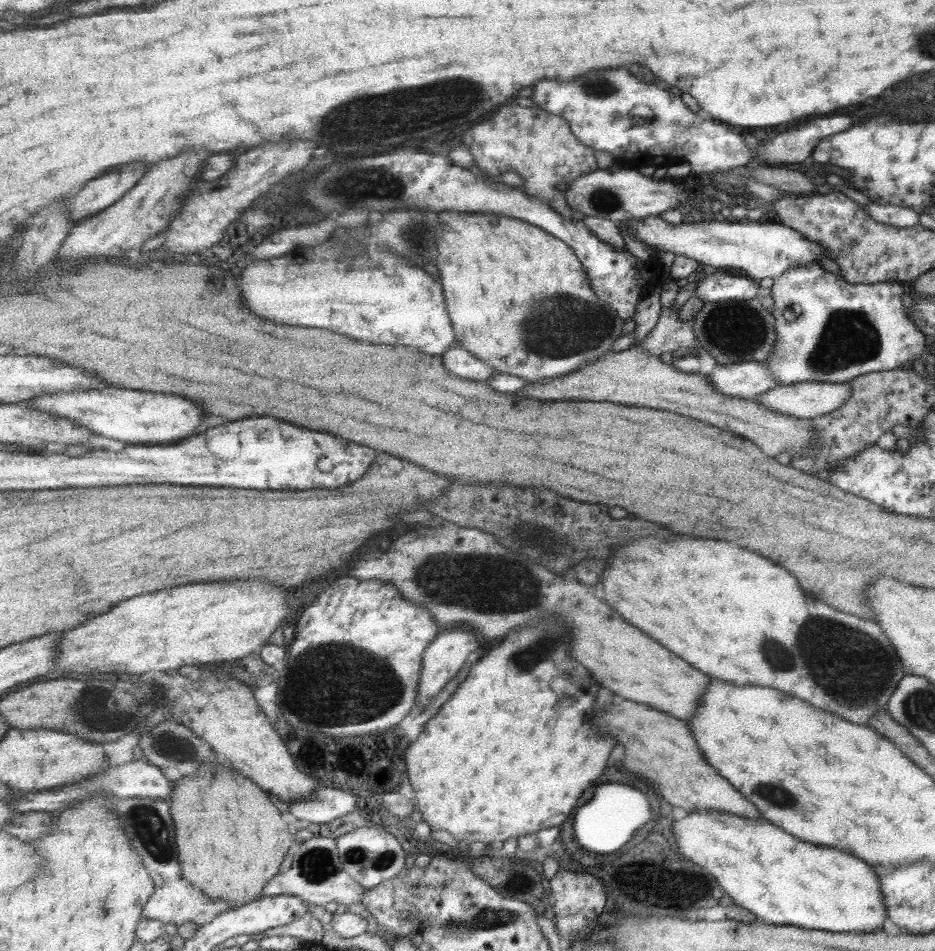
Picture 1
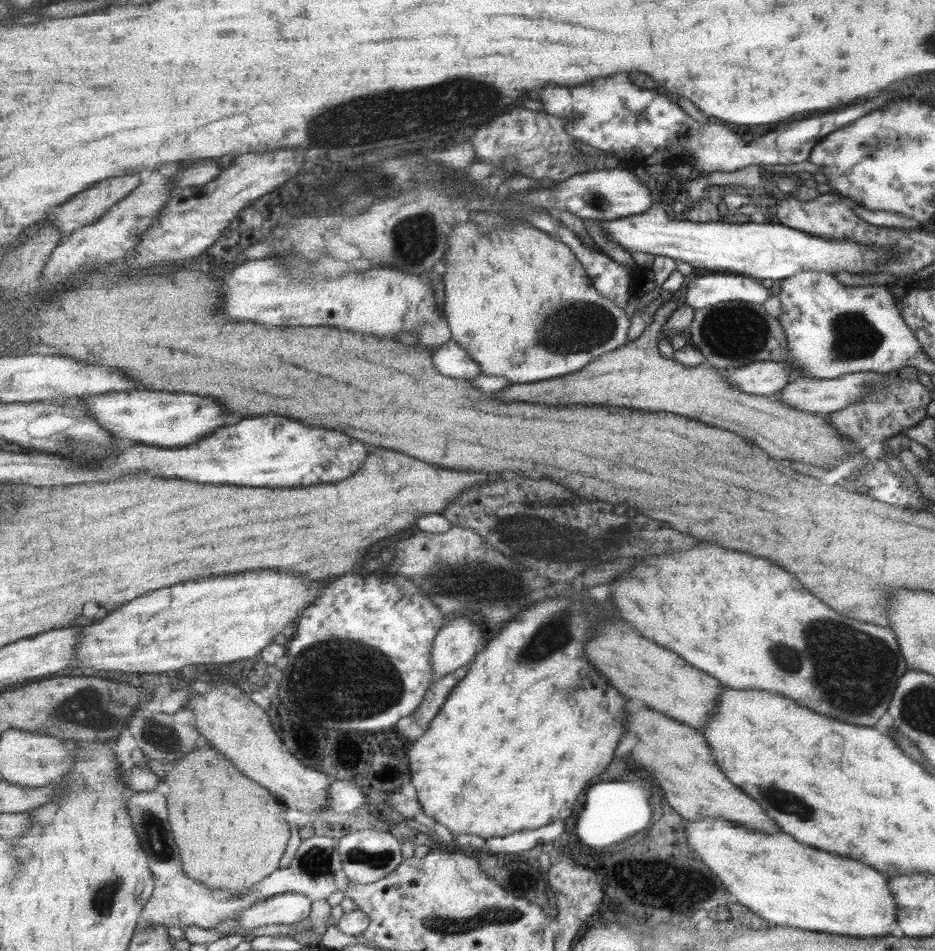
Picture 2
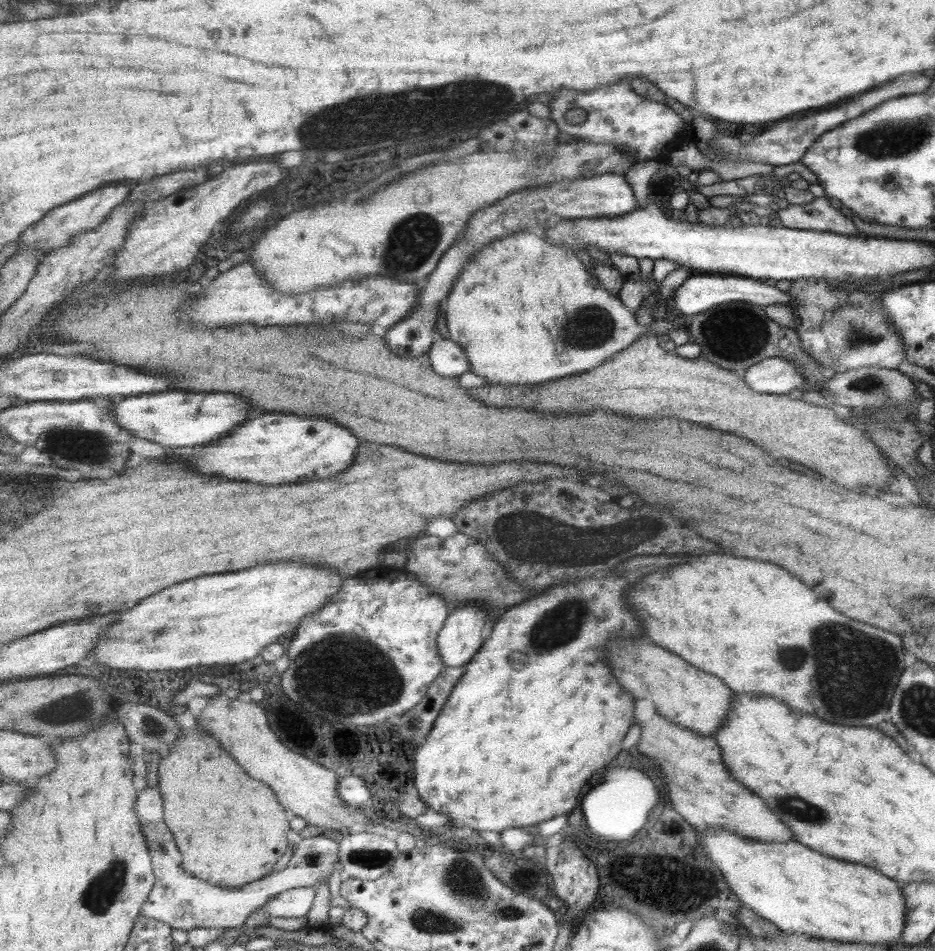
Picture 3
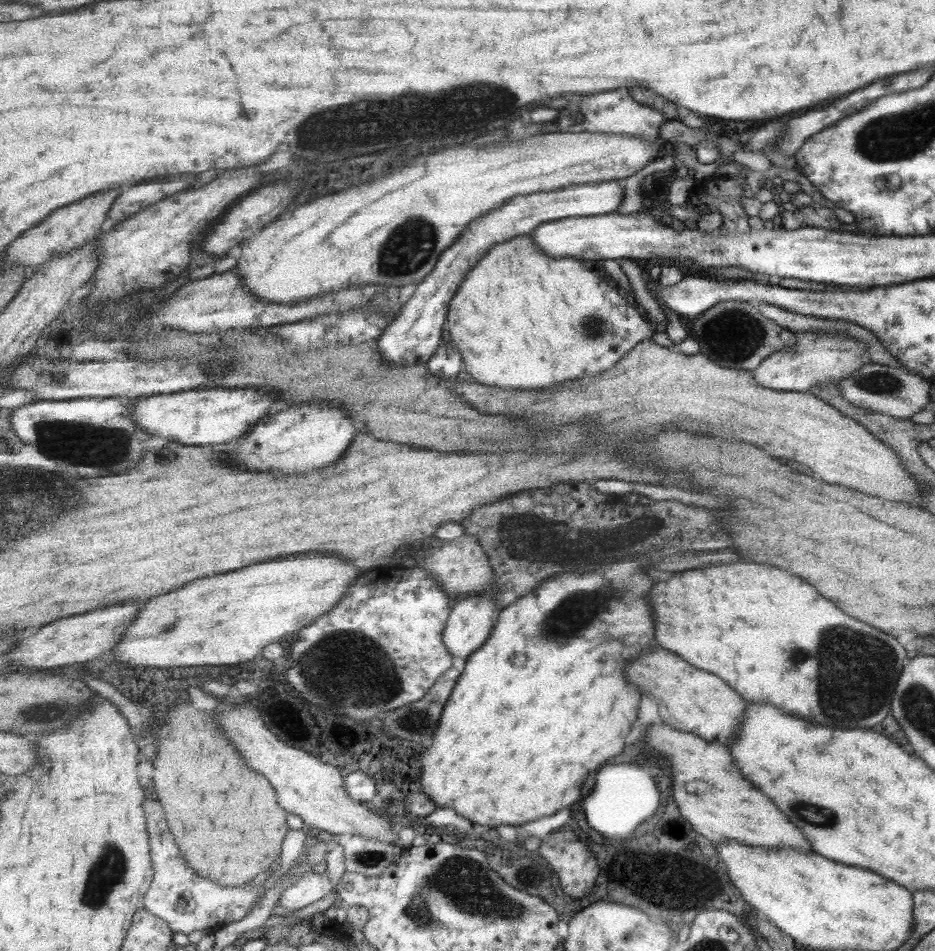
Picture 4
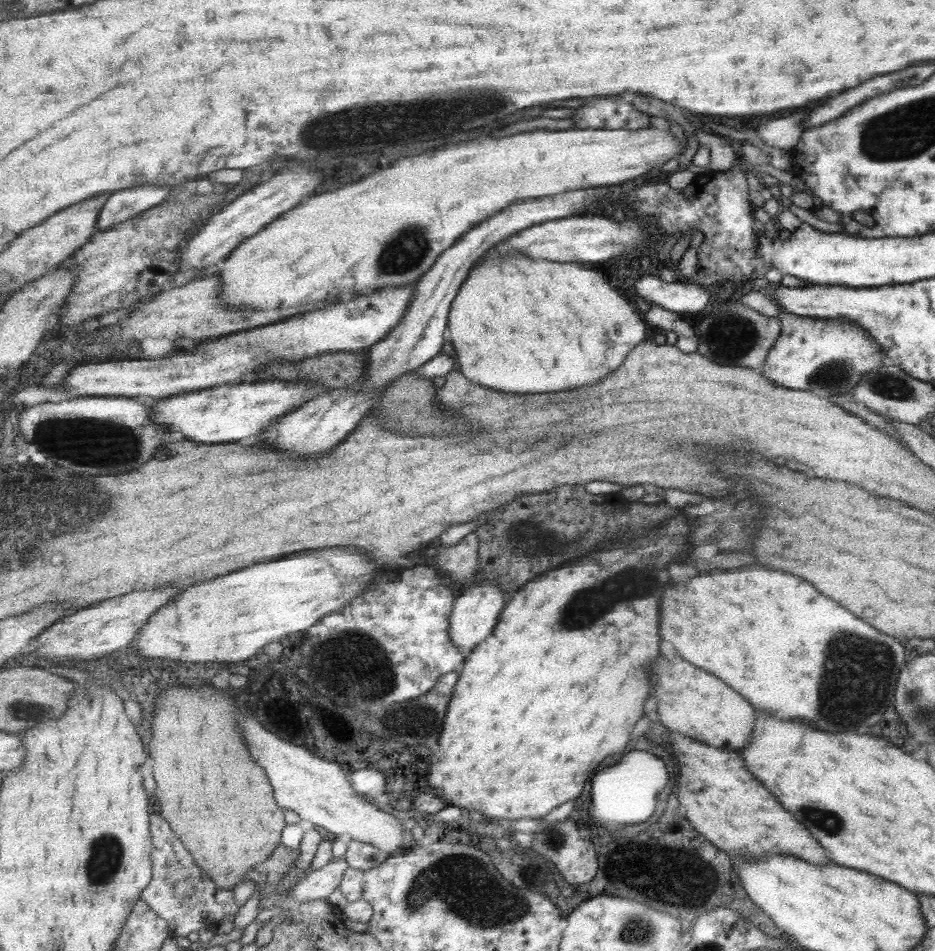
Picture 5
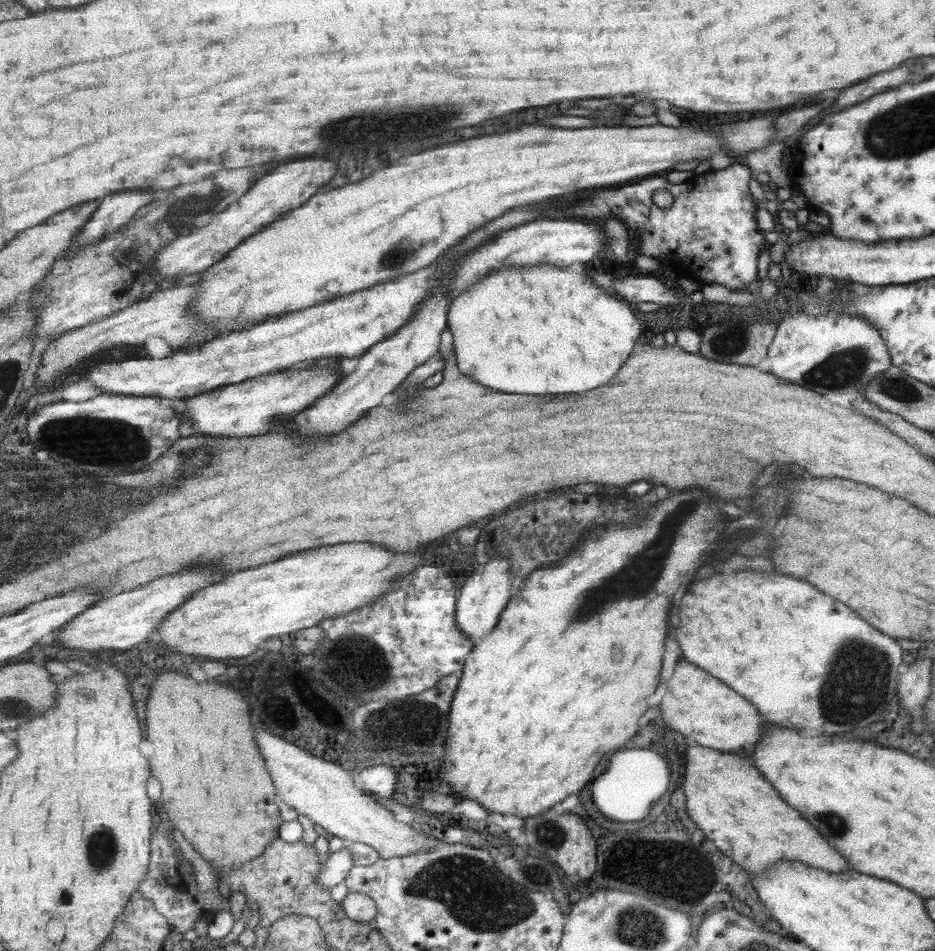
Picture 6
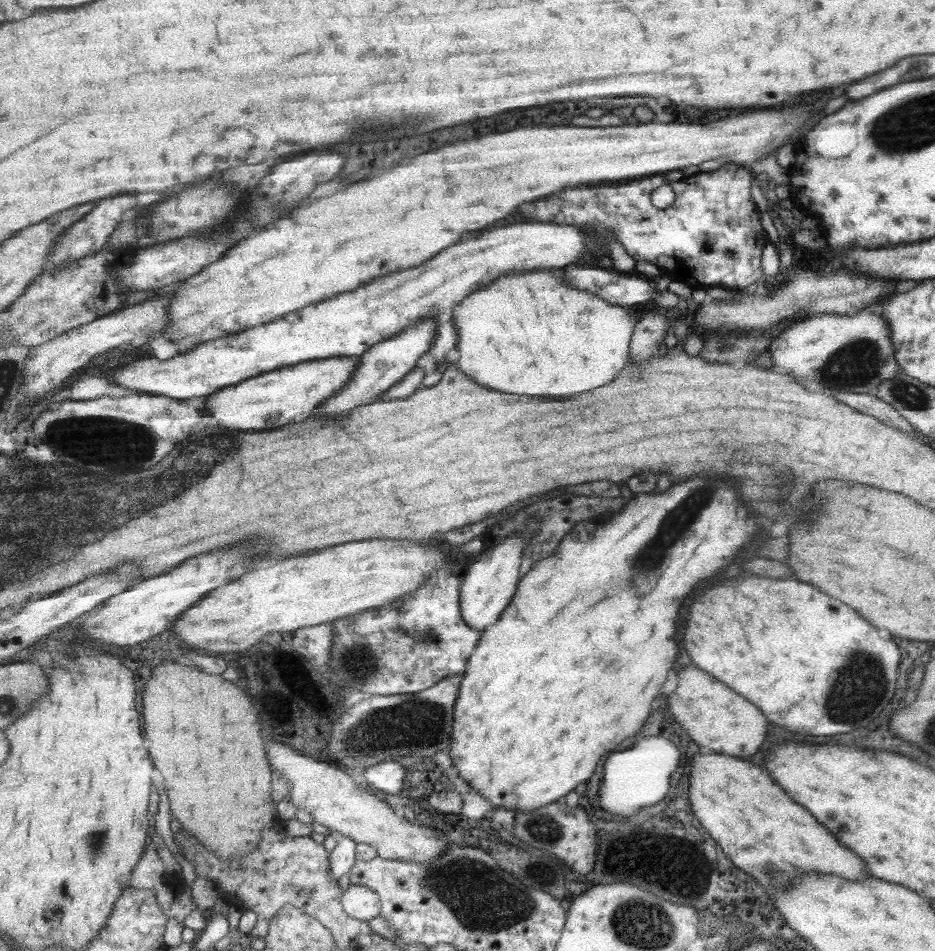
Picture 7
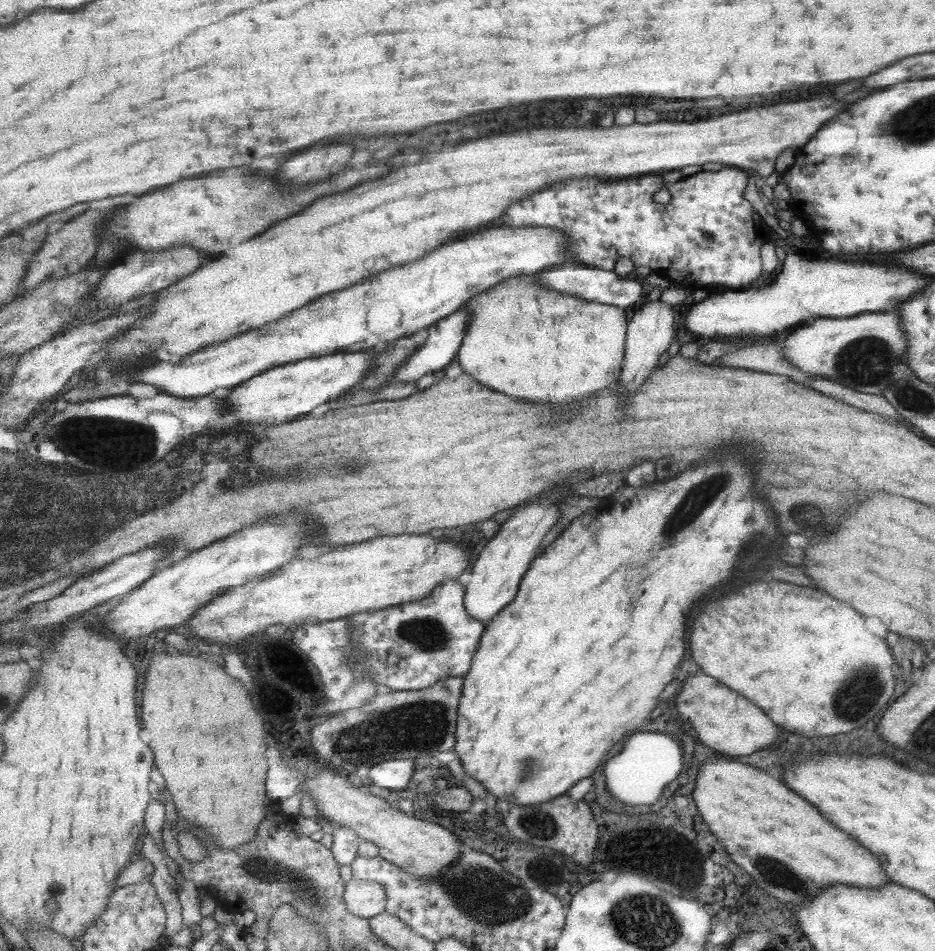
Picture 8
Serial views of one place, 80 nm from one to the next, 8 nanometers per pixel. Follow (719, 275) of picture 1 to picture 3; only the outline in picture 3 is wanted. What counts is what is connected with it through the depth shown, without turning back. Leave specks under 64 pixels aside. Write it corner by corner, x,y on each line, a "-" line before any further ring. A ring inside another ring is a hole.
727,274
721,276
689,276
679,287
674,290
674,295
669,302
674,312
685,314
688,318
707,312
717,304
733,301
745,301
762,307
769,304
787,305
792,296
787,291
779,291
776,287
767,286
764,281
751,280
751,278
737,278

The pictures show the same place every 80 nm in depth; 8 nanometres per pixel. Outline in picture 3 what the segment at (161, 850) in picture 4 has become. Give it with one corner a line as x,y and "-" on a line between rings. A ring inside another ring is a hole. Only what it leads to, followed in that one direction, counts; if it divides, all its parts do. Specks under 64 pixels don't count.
158,786
139,790
136,807
143,832
150,845
157,881
150,898
142,904
142,912
143,915
170,924
172,928
187,931
192,928
240,927
255,909
262,908
280,892
299,887
315,887
318,890
319,884
328,882
331,870
338,860
339,840
335,842
323,836
301,838
296,844
297,850
292,851
287,866
283,870
271,873
262,880
246,884
241,888
223,888
221,885
201,880
183,868
183,856
175,844
173,832
166,823
163,795

